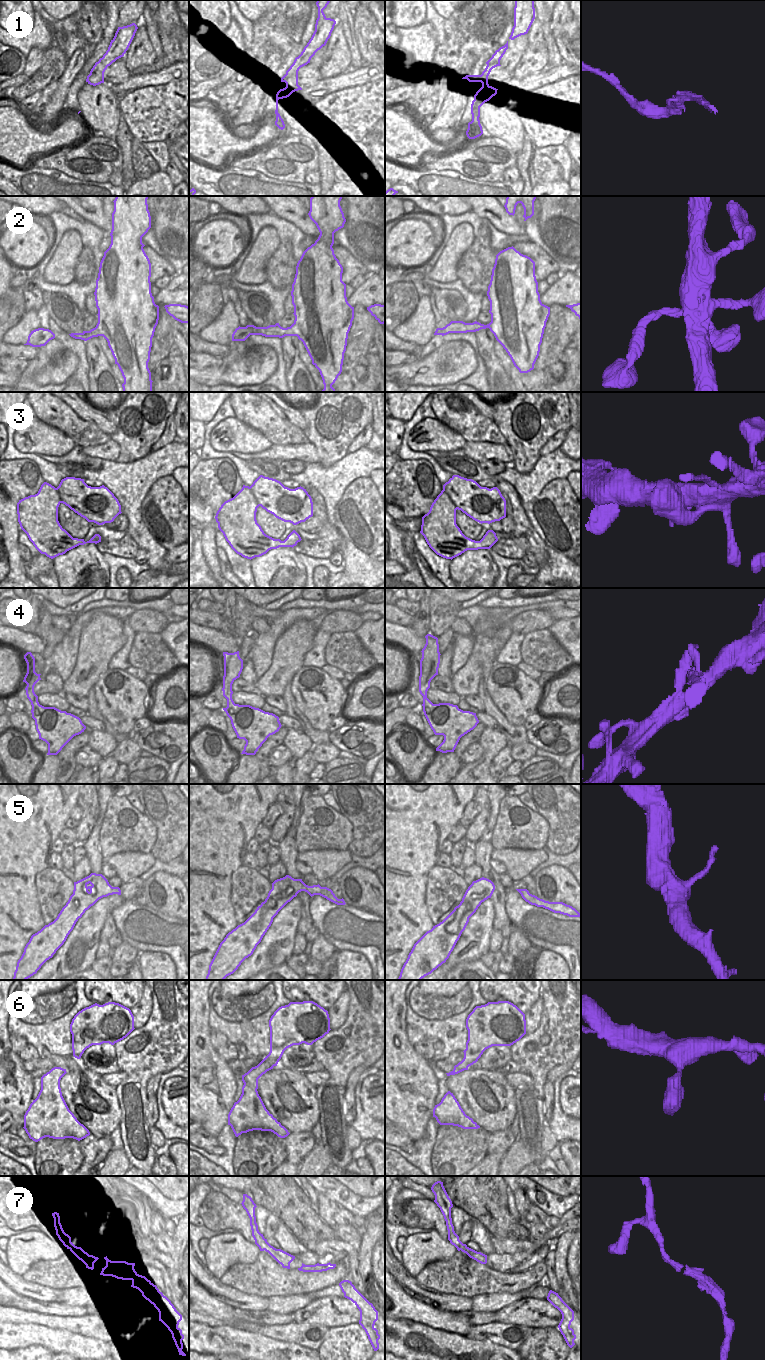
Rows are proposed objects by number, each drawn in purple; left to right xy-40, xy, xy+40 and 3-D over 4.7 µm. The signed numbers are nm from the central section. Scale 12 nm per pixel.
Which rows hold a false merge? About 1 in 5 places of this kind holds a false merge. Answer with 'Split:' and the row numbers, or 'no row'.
Split: no row

